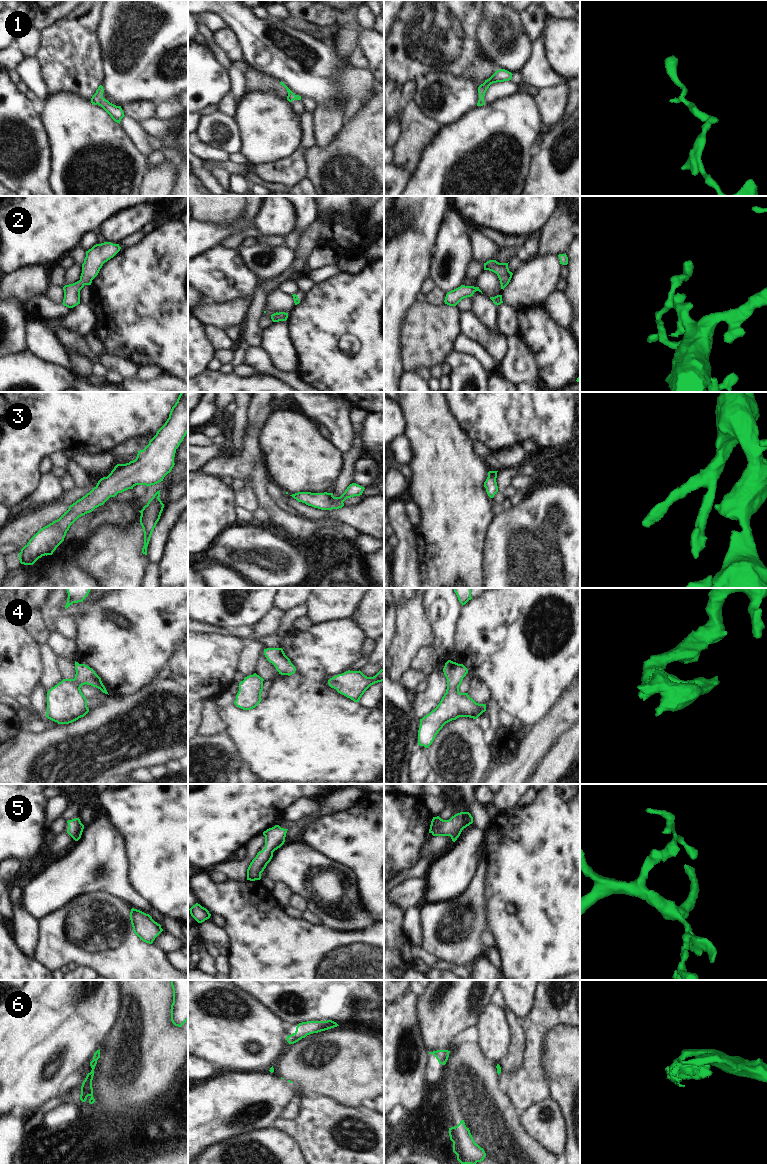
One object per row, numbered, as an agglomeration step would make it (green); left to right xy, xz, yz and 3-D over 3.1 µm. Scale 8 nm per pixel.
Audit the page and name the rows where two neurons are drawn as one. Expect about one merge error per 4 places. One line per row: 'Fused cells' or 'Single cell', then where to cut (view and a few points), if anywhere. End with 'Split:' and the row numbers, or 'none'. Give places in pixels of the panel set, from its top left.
1: Single cell. No split
2: Single cell. No split
3: Single cell. No split
4: Single cell. No split
5: Single cell. No split
6: Fused cells. Split along xy (93, 1059), (96, 1061)
Split: 6

